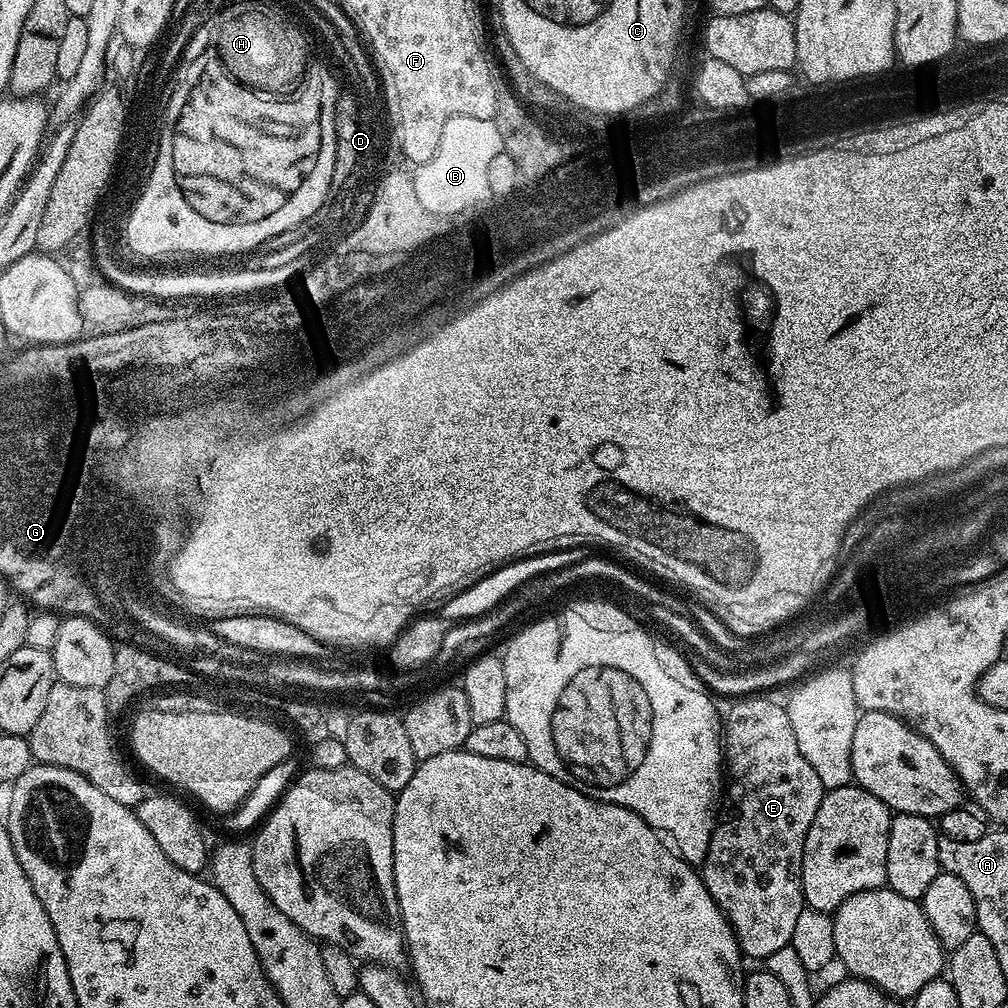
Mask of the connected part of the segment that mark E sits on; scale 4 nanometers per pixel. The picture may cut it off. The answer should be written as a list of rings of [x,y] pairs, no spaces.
[[[753,694],[733,699],[729,703],[732,705],[729,706],[728,713],[726,711],[723,713],[722,760],[726,765],[726,807],[723,809],[722,819],[717,823],[714,834],[710,838],[708,853],[702,865],[702,875],[706,890],[710,890],[710,898],[714,898],[714,902],[720,907],[722,914],[730,922],[741,953],[749,961],[752,959],[760,960],[760,962],[767,961],[768,956],[774,954],[775,951],[789,947],[791,934],[794,932],[794,926],[797,925],[798,916],[806,908],[804,892],[800,888],[802,886],[802,858],[804,857],[804,847],[806,846],[806,834],[814,822],[814,814],[818,814],[818,806],[822,802],[826,791],[822,786],[822,778],[818,778],[814,766],[810,766],[810,762],[806,762],[806,758],[802,758],[802,750],[798,750],[798,738],[794,738],[794,726],[790,726],[790,714],[787,707],[781,701],[779,704],[778,701],[767,700],[767,698],[769,697],[764,694]]]

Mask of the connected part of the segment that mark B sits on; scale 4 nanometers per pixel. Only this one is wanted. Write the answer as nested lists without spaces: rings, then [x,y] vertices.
[[[450,118],[442,130],[442,138],[438,138],[438,150],[434,150],[434,158],[430,162],[419,165],[411,173],[414,190],[420,195],[420,200],[428,208],[436,212],[455,212],[479,197],[484,196],[484,188],[487,186],[487,170],[495,165],[496,156],[504,148],[503,135],[498,132],[494,120],[486,118]]]

